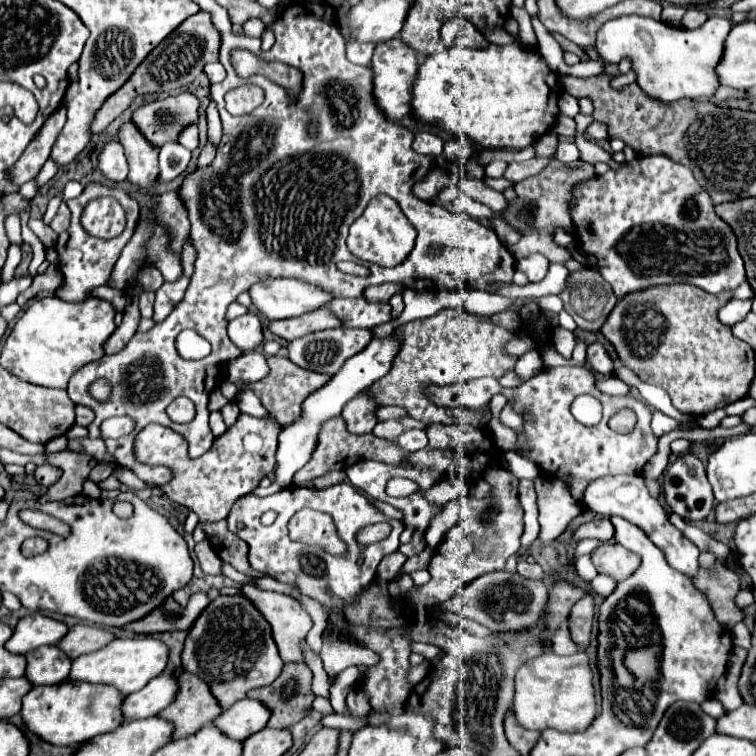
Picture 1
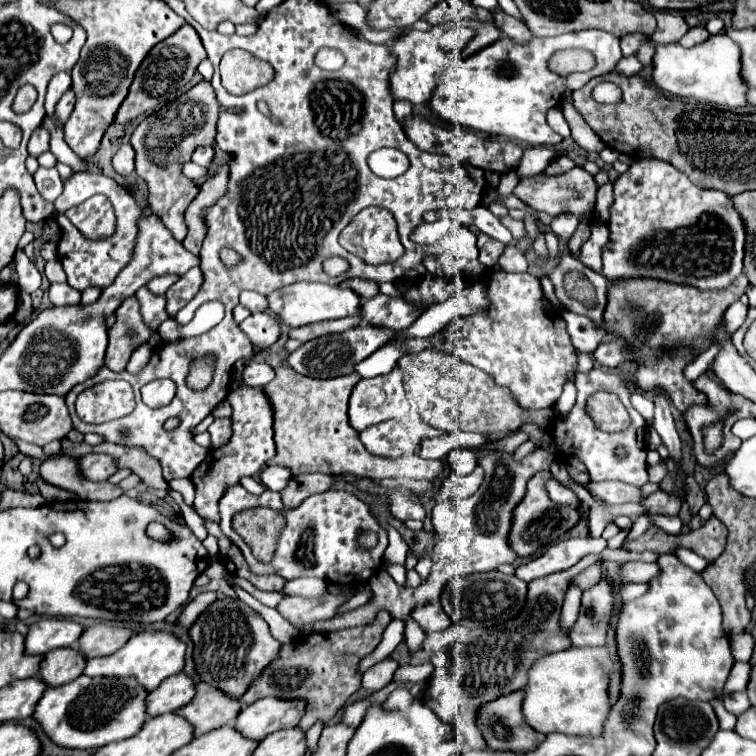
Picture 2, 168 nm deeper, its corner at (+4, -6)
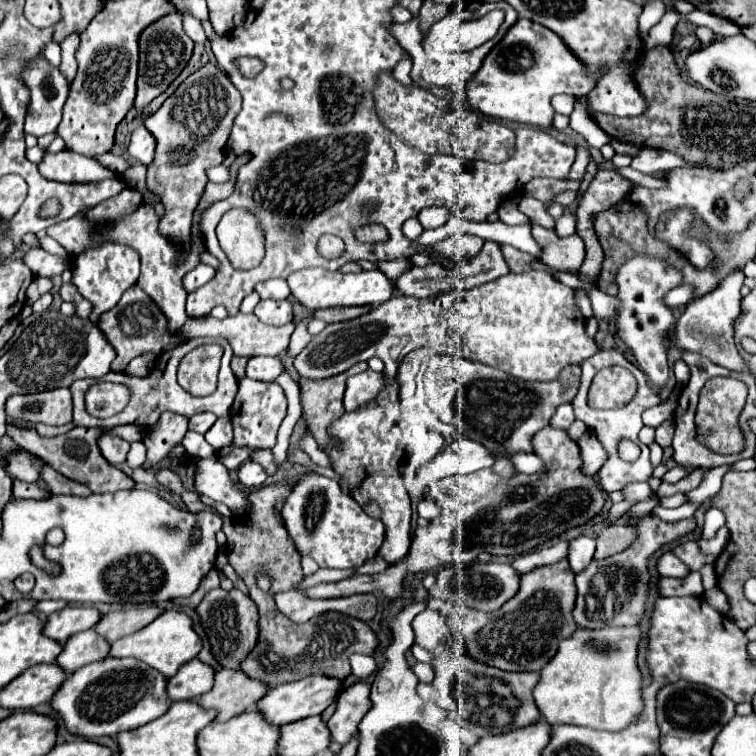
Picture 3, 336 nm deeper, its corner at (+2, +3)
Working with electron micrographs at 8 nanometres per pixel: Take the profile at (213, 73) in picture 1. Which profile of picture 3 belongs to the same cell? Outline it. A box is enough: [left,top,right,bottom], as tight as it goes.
[184,13,208,43]

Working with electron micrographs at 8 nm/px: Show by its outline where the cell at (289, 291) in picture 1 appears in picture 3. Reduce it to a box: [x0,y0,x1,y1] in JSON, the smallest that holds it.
[288,269,394,311]

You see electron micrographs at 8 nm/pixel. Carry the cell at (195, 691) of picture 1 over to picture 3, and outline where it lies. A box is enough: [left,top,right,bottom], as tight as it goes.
[196,669,268,721]

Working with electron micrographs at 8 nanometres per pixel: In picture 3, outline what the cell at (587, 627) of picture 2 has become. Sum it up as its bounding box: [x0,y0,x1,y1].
[572,515,696,629]

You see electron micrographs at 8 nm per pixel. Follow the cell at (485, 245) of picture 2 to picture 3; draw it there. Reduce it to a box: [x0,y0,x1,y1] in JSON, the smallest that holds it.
[394,241,508,299]

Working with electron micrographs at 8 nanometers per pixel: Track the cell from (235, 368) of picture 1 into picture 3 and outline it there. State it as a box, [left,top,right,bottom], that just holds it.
[246,357,284,381]

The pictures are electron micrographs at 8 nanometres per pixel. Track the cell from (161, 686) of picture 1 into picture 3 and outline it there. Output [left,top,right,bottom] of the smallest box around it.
[166,659,214,701]

